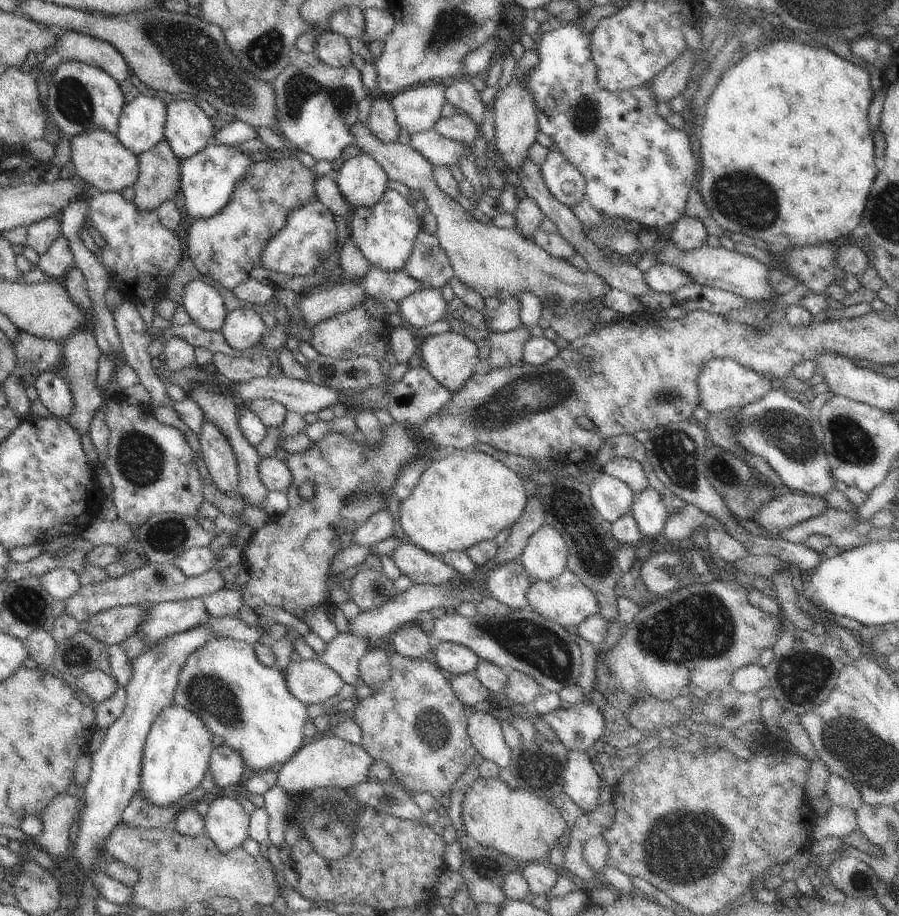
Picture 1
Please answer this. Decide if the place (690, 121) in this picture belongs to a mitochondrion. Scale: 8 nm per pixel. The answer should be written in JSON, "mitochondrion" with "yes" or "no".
{"mitochondrion":"no"}

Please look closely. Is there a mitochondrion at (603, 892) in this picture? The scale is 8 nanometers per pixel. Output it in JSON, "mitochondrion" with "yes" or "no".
{"mitochondrion":"no"}

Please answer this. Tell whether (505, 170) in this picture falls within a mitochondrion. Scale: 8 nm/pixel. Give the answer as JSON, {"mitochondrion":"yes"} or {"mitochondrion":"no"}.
{"mitochondrion":"no"}

